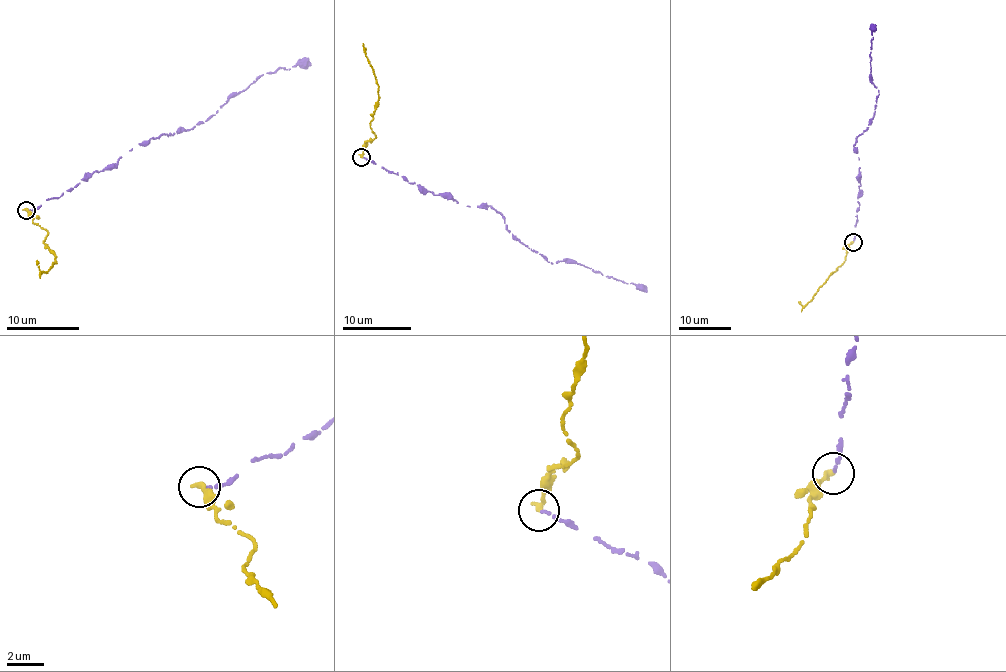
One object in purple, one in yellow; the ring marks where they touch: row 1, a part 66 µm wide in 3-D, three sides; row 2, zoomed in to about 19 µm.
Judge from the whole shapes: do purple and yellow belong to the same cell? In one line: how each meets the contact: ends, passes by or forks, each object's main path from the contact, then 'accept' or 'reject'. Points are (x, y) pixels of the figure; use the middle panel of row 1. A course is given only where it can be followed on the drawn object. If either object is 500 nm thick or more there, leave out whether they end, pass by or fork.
purple ends there; yellow ends there; purple runs (362, 157), (466, 207), (492, 207), (504, 217), (508, 229), (551, 263), (575, 260), (647, 292); yellow runs (361, 156), (365, 141), (376, 136), (369, 126), (378, 97), (376, 78), (365, 49); reject

